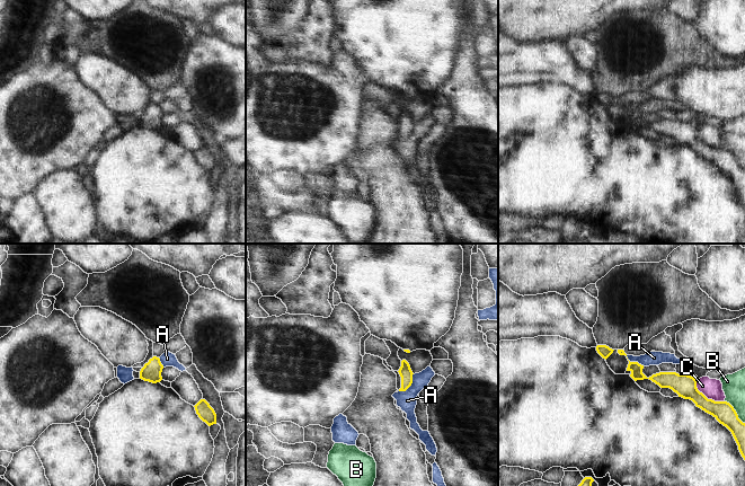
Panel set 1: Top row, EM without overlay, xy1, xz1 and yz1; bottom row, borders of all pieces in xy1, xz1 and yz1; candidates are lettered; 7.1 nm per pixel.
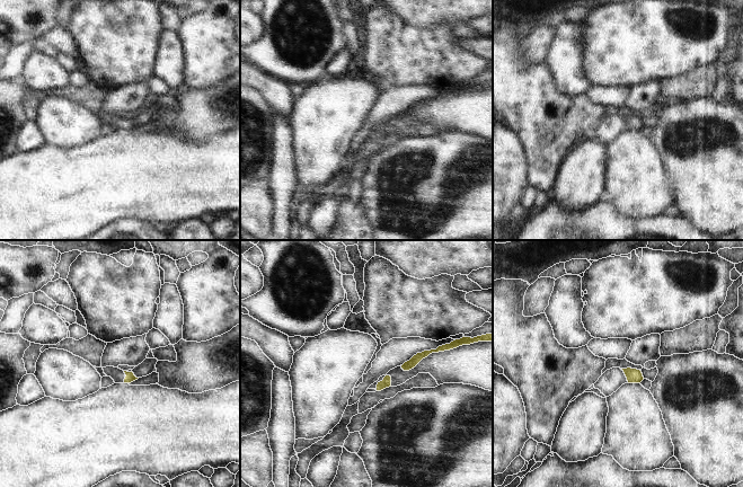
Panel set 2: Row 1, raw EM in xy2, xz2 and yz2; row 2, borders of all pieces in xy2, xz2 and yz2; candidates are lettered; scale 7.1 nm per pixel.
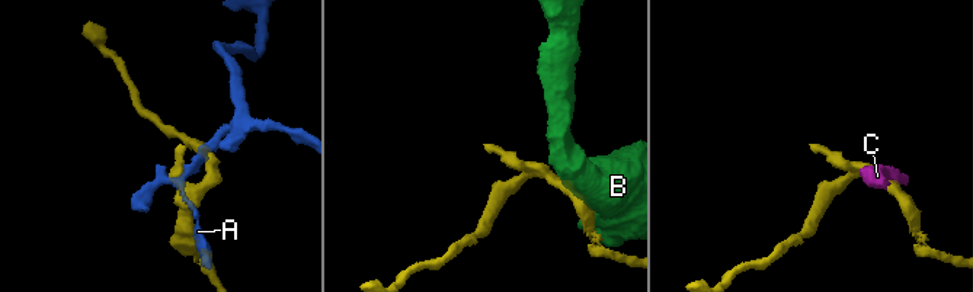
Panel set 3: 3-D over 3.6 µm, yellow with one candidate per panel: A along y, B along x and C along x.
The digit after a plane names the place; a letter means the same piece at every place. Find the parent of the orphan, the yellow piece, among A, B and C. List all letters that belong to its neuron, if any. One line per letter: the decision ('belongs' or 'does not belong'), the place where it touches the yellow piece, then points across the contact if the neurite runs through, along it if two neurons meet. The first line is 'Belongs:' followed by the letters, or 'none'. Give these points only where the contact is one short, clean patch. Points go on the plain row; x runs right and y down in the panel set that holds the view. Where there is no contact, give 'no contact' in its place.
Belongs: none
A: does not belong; meets yellow in xz1 at (410, 132); border along xz1 (413, 121), (413, 130), (405, 138), (399, 139)
B: does not belong; meets yellow in yz1 at (735, 159)
C: does not belong; meets yellow in yz1 at (706, 144); border along yz1 (695, 127), (695, 134), (708, 146), (724, 149)

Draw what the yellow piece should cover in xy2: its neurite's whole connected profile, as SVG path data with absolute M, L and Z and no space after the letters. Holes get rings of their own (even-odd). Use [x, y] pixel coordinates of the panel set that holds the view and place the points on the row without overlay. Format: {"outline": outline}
{"outline": "M106 114L106 115L103 115L103 117L104 117L104 121L107 124L110 124L115 131L123 131L123 130L131 131L139 126L134 123L132 118L127 119L114 114Z"}

